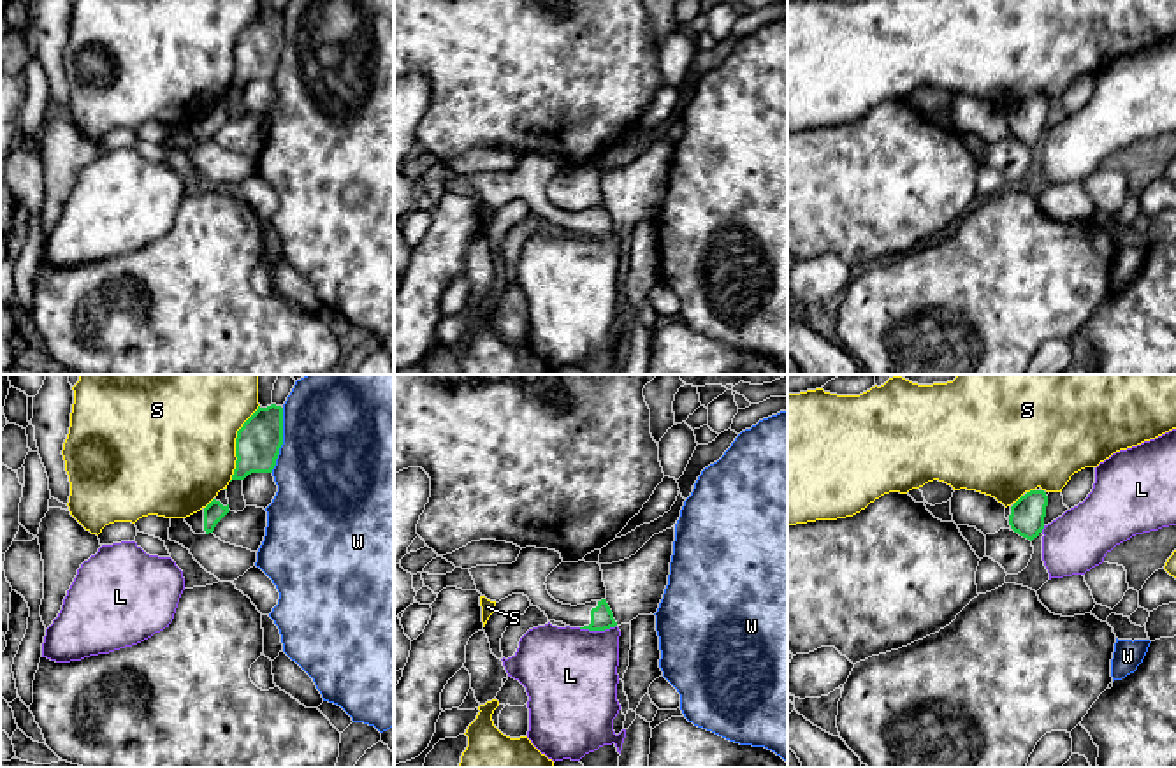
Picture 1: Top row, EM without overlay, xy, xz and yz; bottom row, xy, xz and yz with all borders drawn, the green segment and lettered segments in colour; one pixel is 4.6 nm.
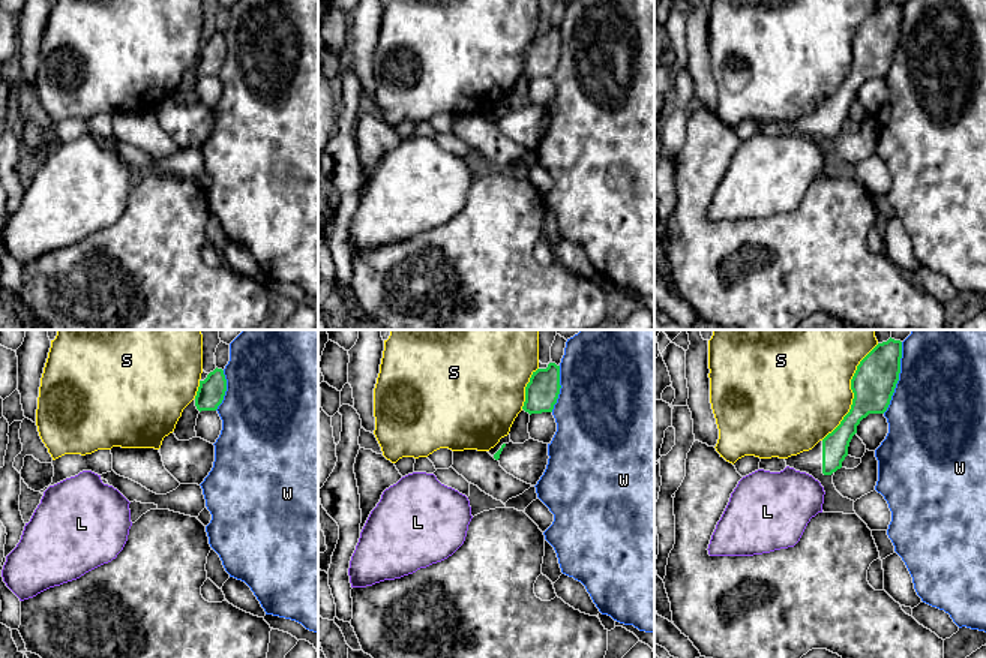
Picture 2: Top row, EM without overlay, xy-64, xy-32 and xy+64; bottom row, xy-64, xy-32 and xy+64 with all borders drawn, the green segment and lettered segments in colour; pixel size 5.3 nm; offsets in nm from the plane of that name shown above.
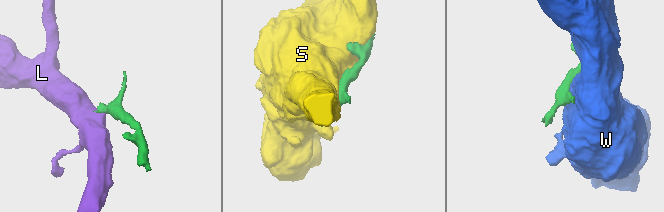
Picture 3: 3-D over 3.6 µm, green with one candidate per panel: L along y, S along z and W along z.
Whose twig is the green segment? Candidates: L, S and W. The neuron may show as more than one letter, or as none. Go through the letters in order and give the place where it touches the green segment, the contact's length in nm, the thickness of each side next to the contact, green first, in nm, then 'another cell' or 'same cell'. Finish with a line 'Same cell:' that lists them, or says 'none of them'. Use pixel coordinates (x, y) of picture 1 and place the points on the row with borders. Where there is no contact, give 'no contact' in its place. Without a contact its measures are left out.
L: xz (596, 630) | 180 nm | 110/420 nm | another cell
S: xy (236, 443) | 380 nm | 200/500 nm | another cell
W: xy (282, 440) | 300 nm | 200/500 nm | another cell
Same cell: none of them

